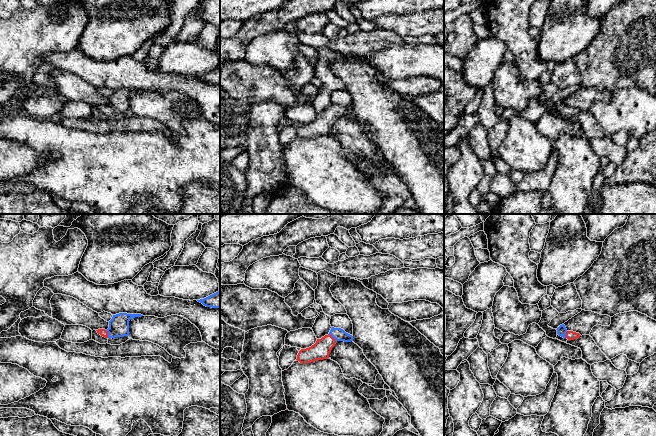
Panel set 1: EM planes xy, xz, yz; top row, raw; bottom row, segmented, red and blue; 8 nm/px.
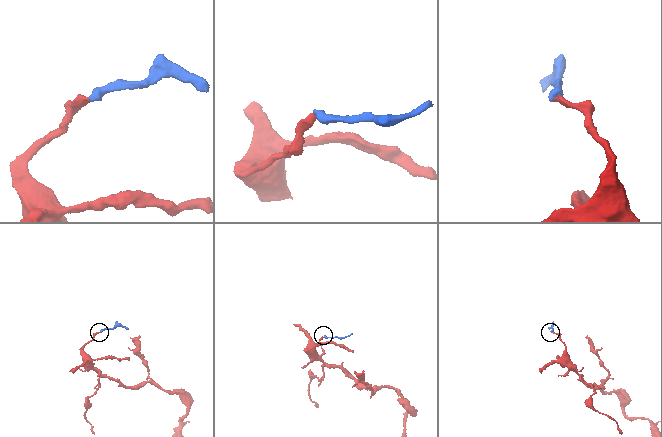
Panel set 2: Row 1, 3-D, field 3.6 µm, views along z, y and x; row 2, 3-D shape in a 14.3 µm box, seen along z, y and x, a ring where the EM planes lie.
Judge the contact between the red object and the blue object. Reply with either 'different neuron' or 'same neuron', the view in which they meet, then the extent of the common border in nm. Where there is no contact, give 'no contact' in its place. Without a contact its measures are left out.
same neuron; contact in xy; length 70 nm

